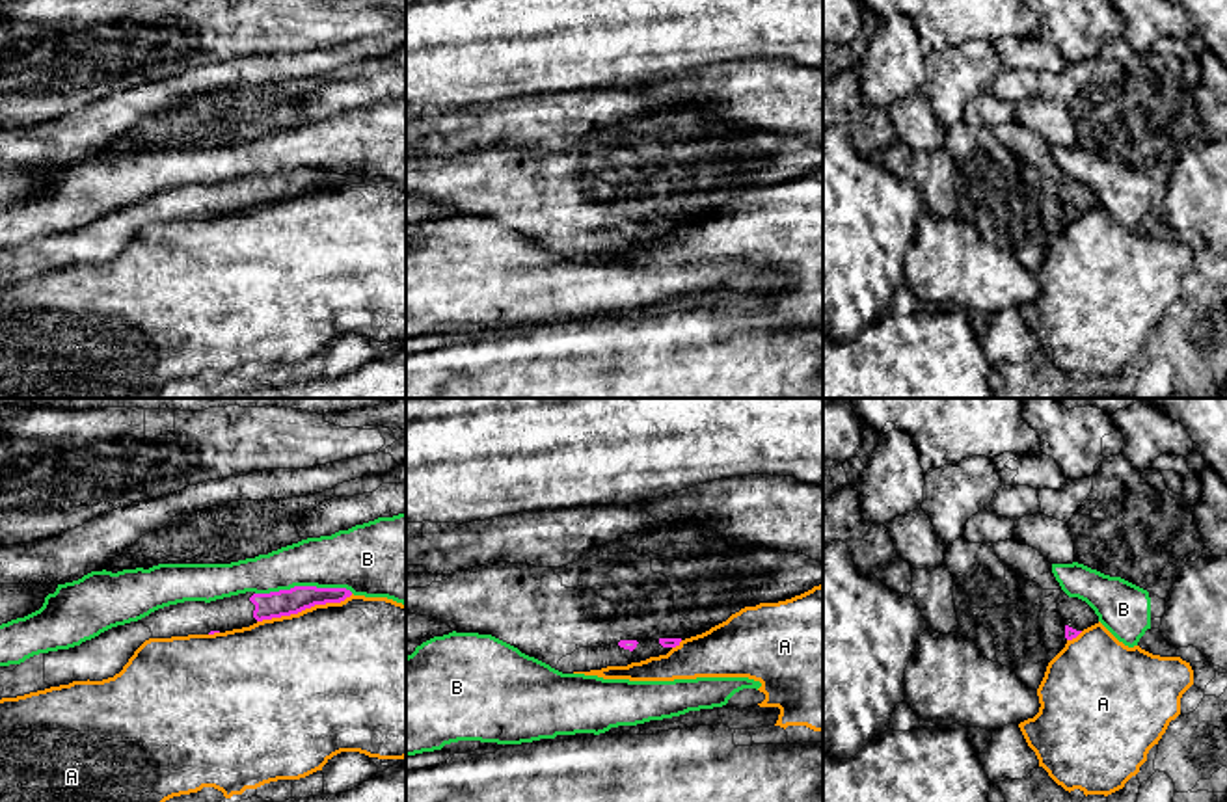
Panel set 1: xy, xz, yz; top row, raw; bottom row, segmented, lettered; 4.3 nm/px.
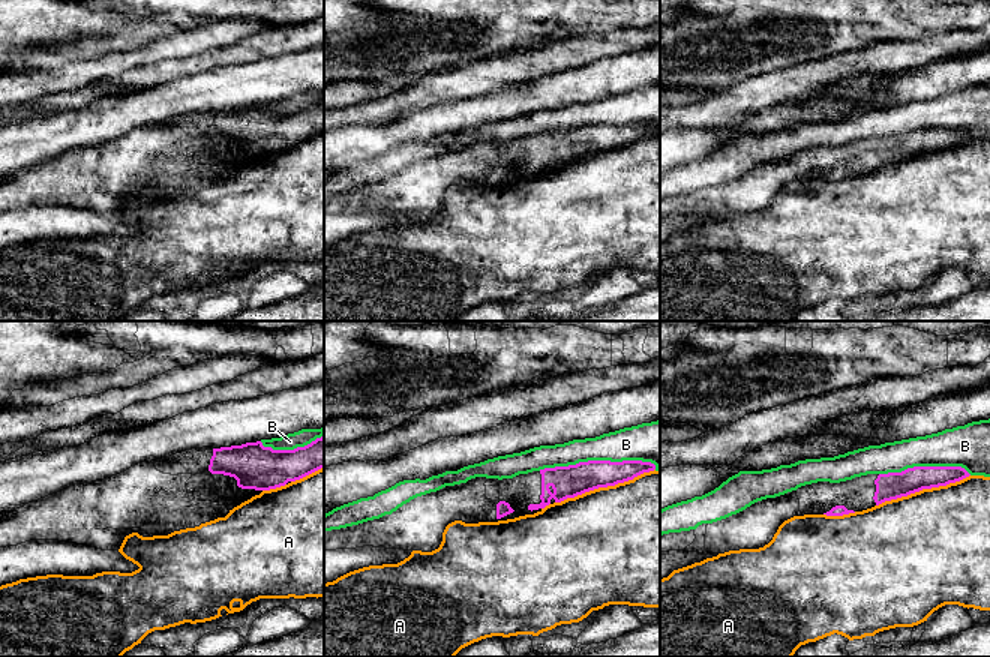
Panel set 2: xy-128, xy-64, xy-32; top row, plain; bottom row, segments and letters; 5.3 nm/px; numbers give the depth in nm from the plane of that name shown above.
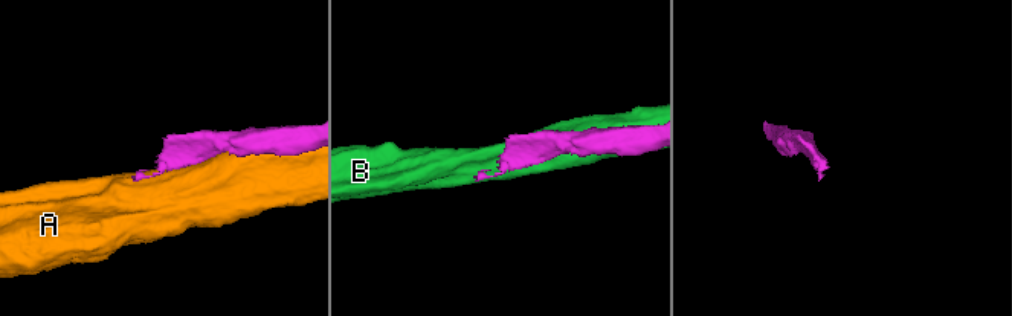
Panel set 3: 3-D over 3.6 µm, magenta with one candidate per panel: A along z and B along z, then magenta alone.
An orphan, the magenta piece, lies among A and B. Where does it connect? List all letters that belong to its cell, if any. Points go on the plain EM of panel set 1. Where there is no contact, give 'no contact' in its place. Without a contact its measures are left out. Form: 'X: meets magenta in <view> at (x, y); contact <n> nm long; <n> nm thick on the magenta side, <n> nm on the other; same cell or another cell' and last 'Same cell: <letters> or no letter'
A: meets magenta in xy at (304, 192); contact 440 nm long; 110 nm thick on the magenta side, 500 nm on the other; another cell
B: meets magenta in xy at (304, 170); contact 420 nm long; 110 nm thick on the magenta side, 260 nm on the other; another cell
Same cell: no letter

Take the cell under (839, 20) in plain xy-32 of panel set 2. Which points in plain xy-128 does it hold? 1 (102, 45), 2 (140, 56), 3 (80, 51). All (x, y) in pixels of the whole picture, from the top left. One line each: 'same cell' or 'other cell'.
1: same cell
2: other cell
3: same cell

